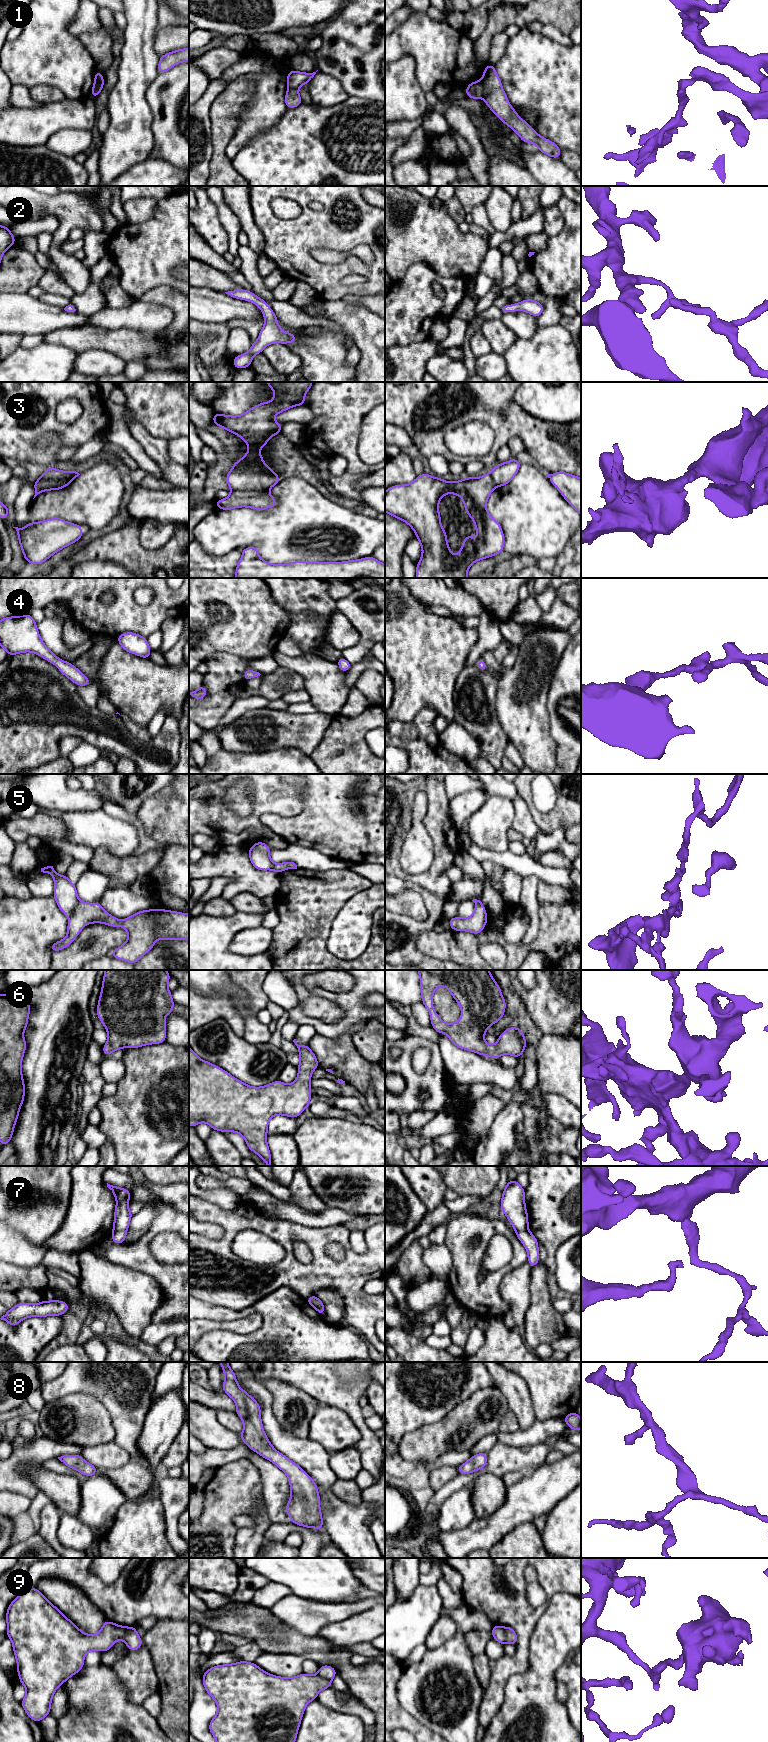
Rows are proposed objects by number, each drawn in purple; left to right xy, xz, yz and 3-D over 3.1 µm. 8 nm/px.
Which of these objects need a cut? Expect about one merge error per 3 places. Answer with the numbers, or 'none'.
1, 3, 5, 9

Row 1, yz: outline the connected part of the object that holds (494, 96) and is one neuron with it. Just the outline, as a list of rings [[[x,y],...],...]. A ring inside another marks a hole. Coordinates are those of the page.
[[[489,63],[485,67],[482,83],[483,98],[486,105],[504,124],[519,135],[522,142],[534,143],[537,150],[555,159],[560,158],[561,149],[551,140],[541,137],[509,104],[493,64]]]

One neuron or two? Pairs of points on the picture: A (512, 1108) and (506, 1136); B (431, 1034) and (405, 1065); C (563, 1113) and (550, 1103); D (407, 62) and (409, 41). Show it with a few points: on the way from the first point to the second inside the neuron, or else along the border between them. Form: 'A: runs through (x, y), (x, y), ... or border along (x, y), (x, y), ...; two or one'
A: runs through (510, 1115), (506, 1119), (506, 1129); one
B: border along (412, 1034), (437, 1043); two
C: runs through (560, 1110), (553, 1103); one
D: border along (395, 60), (410, 55), (414, 60), (416, 77); two

